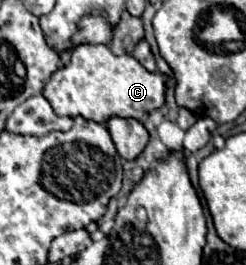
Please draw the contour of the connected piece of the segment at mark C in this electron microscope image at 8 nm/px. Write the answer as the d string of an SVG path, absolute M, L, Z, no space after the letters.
M79 45L71 53L71 63L51 75L43 95L57 115L81 115L95 123L107 123L111 117L141 119L143 113L165 105L167 79L165 73L147 71L131 55L113 55L107 45Z

